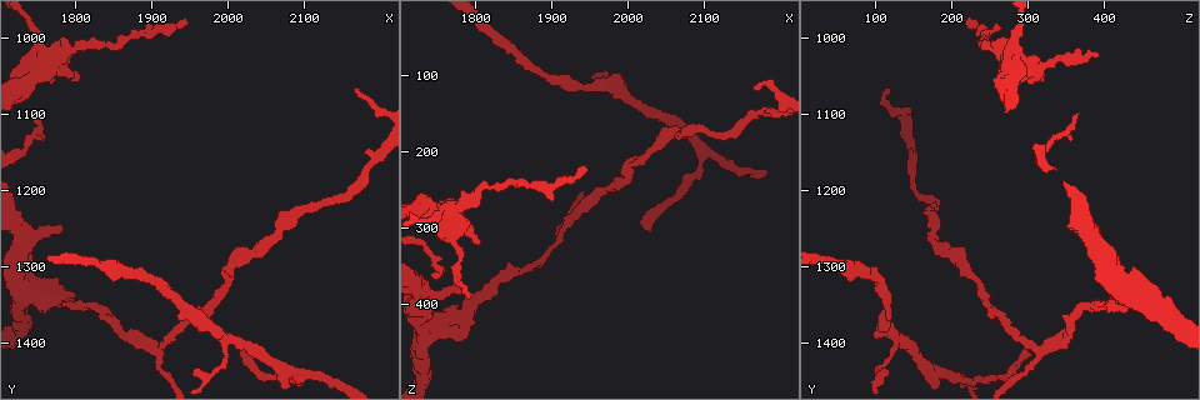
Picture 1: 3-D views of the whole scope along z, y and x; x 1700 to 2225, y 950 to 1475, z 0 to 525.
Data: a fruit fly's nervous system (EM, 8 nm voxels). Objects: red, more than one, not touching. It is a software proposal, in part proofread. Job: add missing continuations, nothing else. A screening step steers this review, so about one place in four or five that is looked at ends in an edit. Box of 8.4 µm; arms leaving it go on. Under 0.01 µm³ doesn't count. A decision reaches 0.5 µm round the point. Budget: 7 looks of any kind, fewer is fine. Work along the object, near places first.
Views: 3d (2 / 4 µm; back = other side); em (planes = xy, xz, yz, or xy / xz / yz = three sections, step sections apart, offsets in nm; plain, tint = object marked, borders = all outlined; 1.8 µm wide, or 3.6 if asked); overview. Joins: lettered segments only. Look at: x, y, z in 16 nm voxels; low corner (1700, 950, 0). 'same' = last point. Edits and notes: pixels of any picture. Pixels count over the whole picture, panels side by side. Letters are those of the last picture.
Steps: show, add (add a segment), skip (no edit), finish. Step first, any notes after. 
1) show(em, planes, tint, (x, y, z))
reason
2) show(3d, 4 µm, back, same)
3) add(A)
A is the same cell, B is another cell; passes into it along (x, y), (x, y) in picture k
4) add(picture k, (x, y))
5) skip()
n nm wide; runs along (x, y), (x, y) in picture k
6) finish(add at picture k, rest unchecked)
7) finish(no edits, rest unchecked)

show(em, xy, step 16, borders, (1955, 1435, 115))
branch stops here

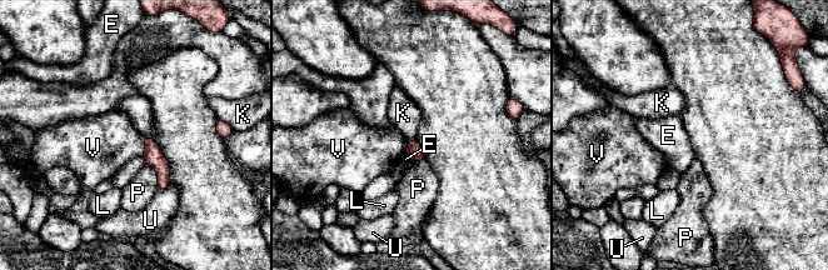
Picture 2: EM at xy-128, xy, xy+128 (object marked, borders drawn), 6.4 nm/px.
show(em, planes, borders, same)

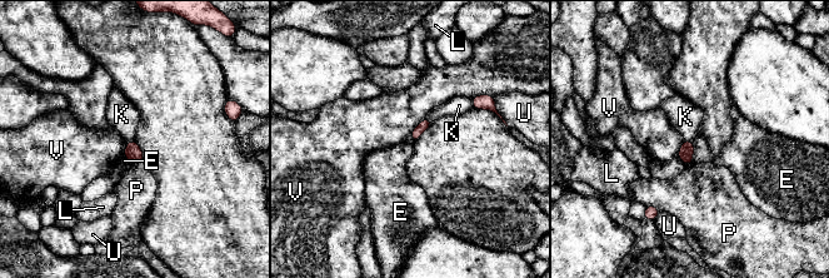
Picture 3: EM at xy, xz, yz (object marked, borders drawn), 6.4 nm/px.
skip()
70 nm wide; E, K, L, P, U and V are other cells; no lettered segment goes on from it

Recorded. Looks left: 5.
show(3d, 4 µm, back, (2030, 1410, 300))
an open end

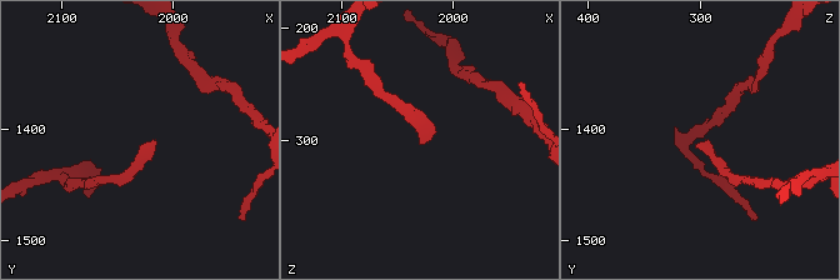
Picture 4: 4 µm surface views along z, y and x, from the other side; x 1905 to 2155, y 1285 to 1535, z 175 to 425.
show(em, xy, step 16, borders, (2026, 1416, 302))

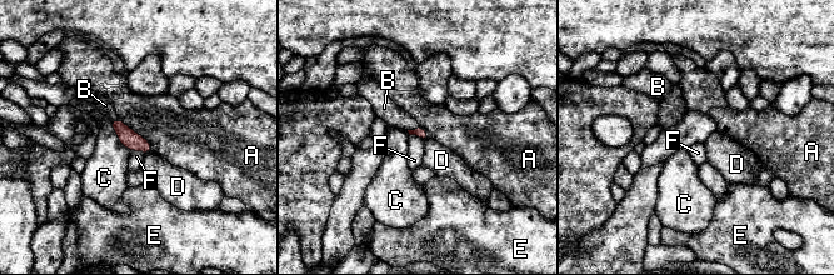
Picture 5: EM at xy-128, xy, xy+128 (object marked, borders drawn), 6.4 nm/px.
show(em, planes, borders, same)

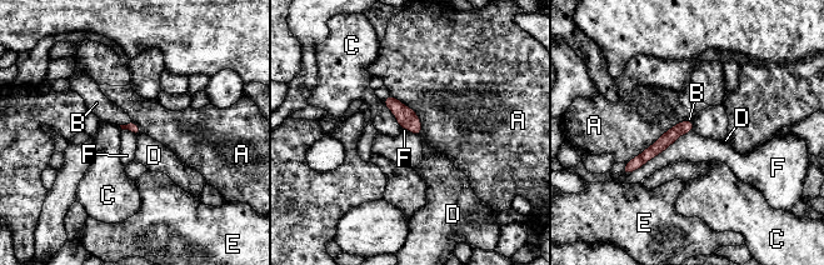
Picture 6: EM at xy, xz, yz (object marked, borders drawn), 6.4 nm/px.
add(B)
B is the same cell, A, C, D, E and F are other cells; it goes on there

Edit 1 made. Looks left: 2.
show(3d, 4 µm, (1775, 1035, 330))
calibre changes

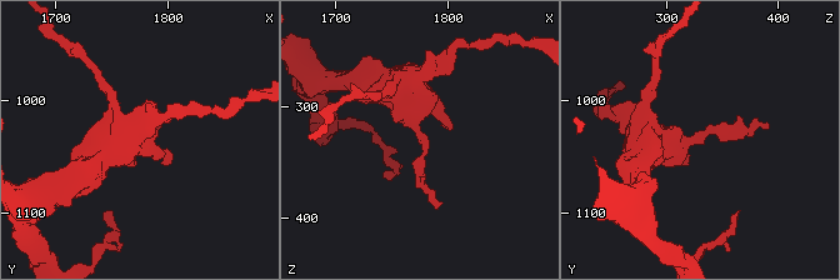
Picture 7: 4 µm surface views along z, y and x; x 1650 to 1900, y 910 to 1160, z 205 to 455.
show(em, xz, step 16, borders, (1778, 1034, 332))
shape alone is not enough

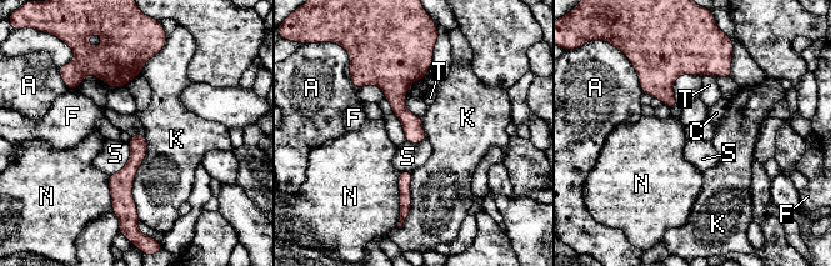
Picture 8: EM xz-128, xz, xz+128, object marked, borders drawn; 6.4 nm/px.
skip()
A, C, F, K, N, S and T are other cells; border along (129, 144), (129, 160), (109, 176) in picture 8; no lettered segment goes on from it

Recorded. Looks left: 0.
finish(add at picture 6, rest unchecked)

